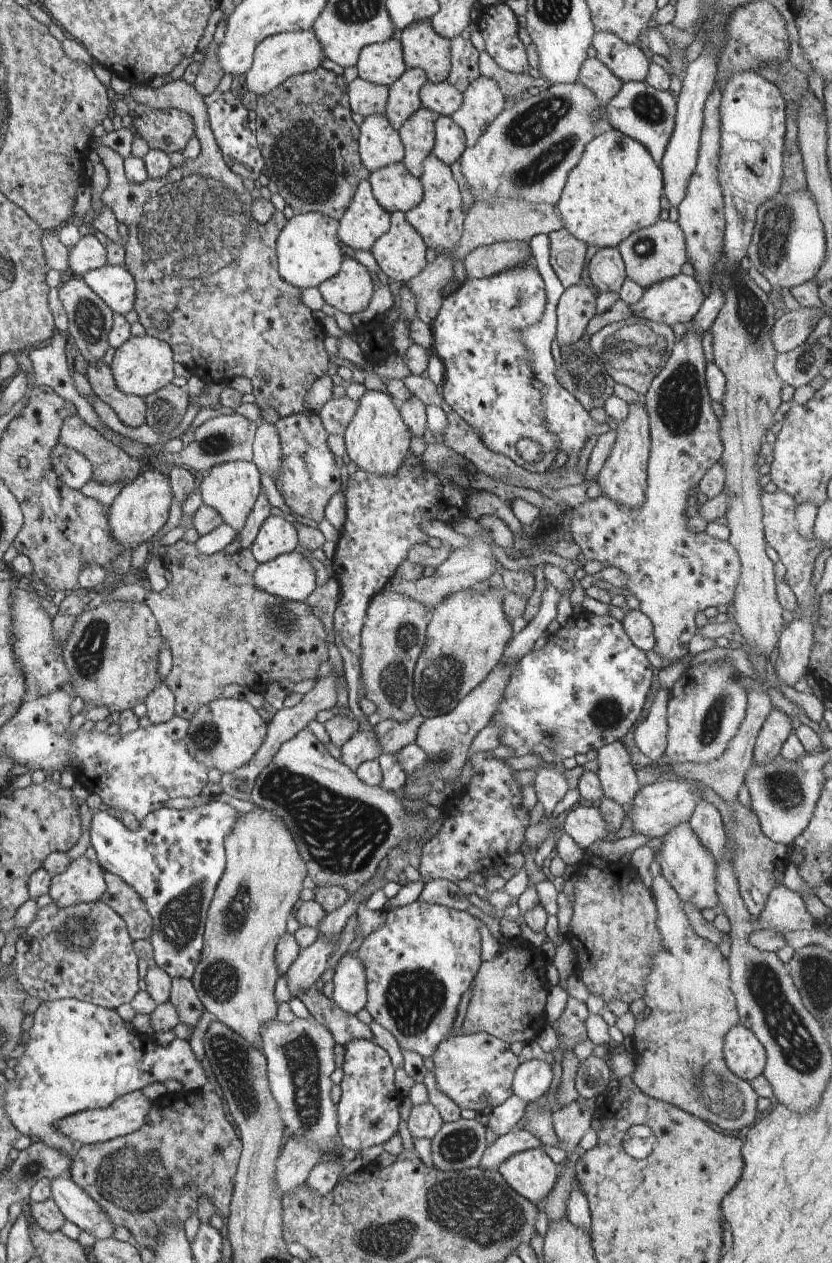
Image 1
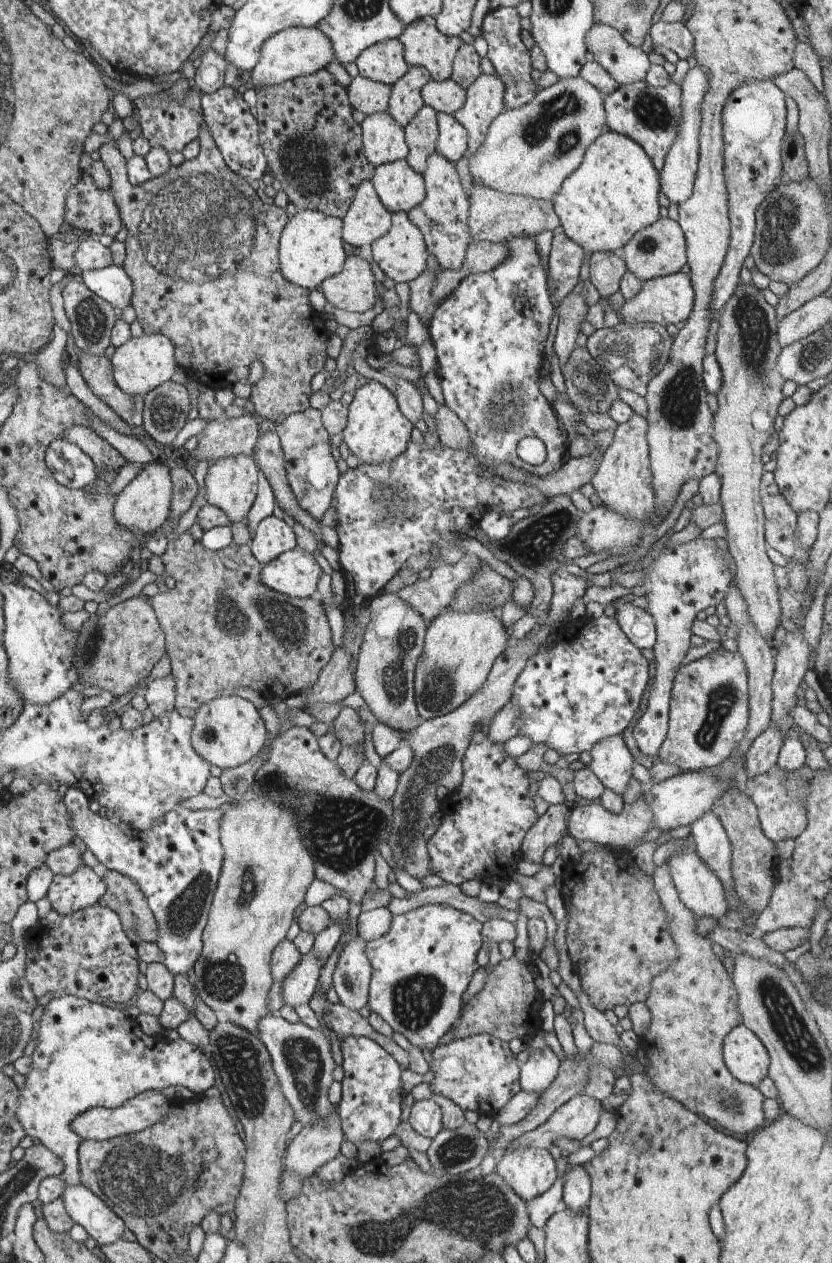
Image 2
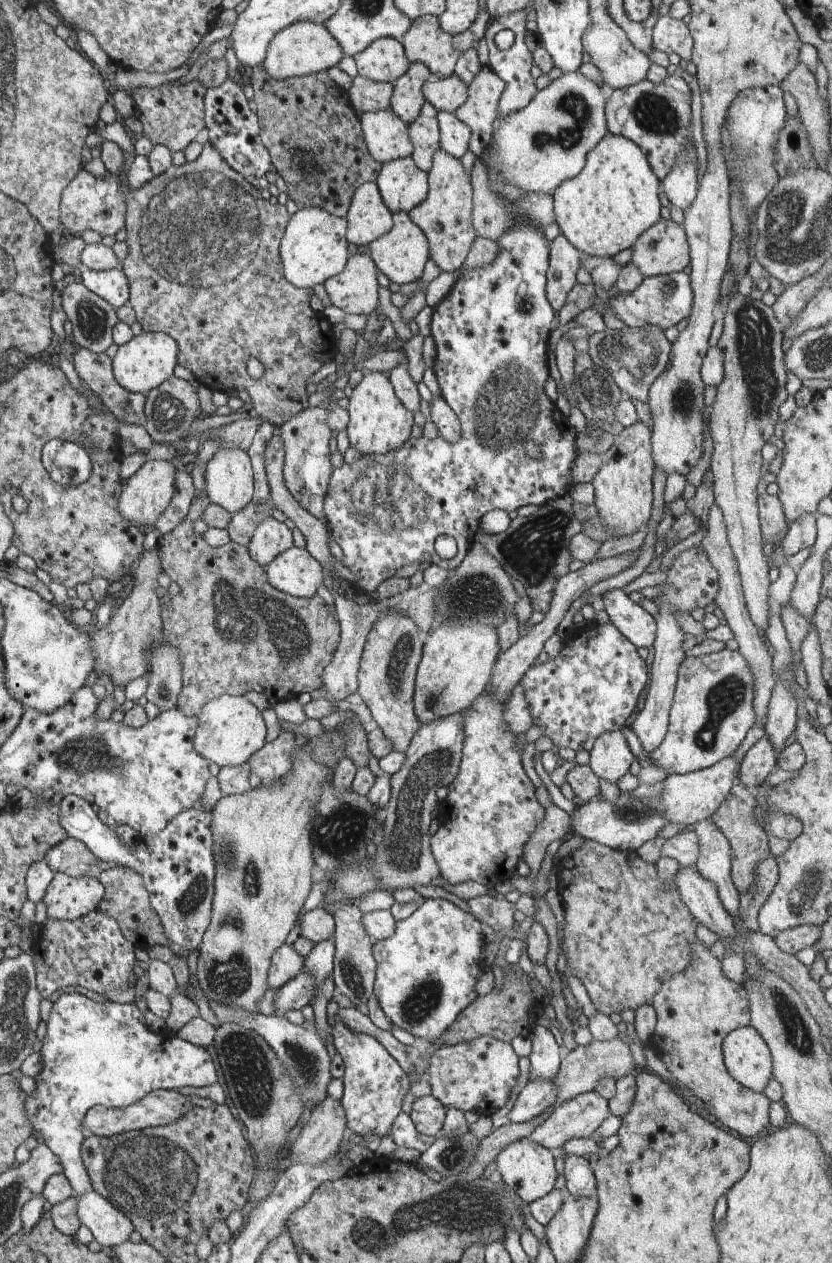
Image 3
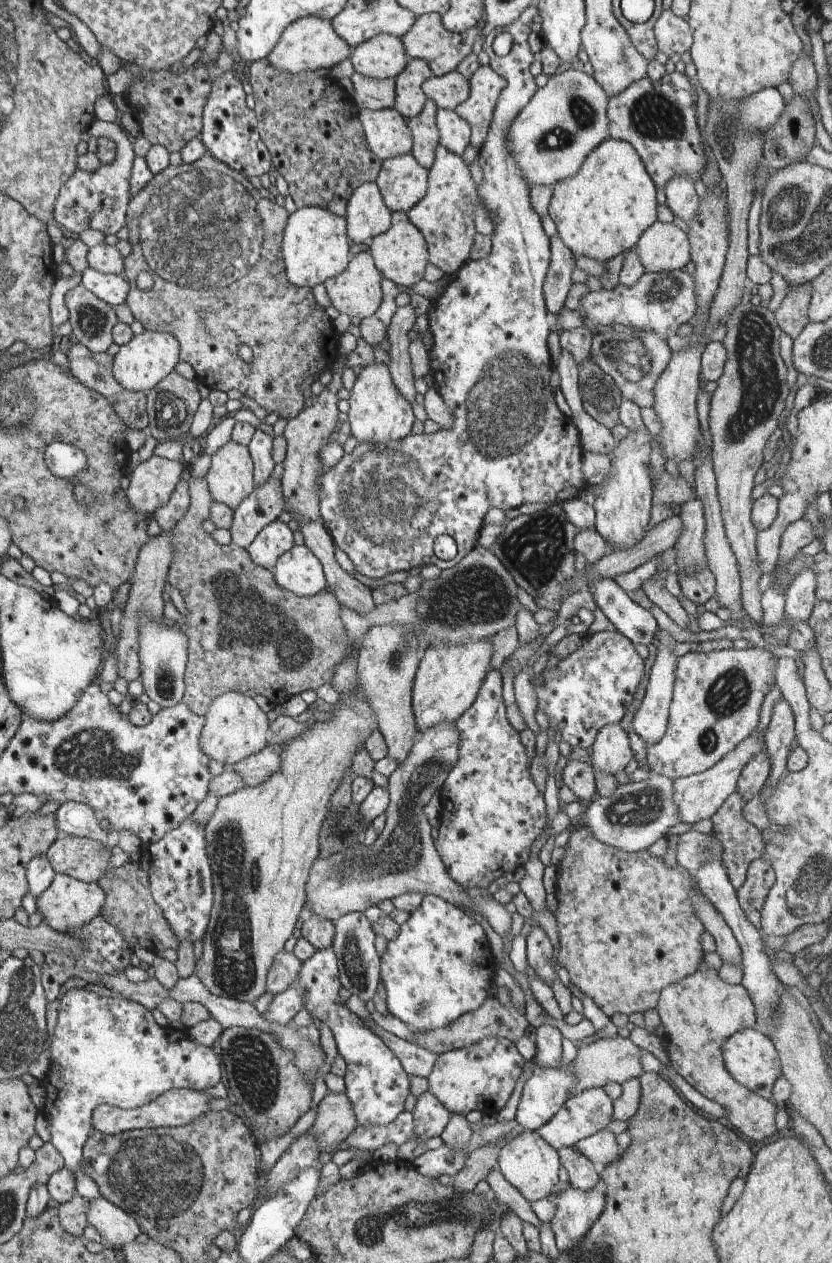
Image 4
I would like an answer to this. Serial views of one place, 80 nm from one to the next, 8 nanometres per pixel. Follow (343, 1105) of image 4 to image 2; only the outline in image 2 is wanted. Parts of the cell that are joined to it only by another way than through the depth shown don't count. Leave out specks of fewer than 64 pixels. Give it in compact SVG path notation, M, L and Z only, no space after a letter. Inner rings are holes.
M336 1106L331 1108L329 1116L319 1118L313 1126L304 1126L293 1137L291 1145L287 1146L286 1158L283 1158L283 1166L287 1168L285 1174L295 1178L311 1178L315 1171L325 1162L330 1161L339 1154L340 1144L343 1140Z

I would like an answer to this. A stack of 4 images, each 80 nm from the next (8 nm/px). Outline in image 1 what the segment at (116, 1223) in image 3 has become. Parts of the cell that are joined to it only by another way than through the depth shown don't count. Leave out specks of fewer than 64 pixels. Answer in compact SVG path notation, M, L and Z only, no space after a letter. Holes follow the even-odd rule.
M61 1176L50 1181L50 1199L58 1206L64 1219L75 1224L79 1231L91 1234L95 1240L112 1237L115 1227L111 1220L77 1184Z

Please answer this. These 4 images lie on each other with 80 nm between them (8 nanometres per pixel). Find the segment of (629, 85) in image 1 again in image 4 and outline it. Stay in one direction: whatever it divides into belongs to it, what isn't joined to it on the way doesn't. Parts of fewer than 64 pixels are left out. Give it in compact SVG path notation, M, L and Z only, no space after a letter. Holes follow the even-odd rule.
M675 71L660 80L641 78L608 98L608 137L625 140L635 148L655 187L665 185L673 174L685 175L694 182L704 172L706 155L697 128L696 99L687 76Z

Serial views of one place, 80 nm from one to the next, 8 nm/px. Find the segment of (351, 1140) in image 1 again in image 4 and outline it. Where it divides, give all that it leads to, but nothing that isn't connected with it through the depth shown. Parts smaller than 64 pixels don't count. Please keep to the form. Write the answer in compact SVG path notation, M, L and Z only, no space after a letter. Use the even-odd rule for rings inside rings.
M333 947L315 950L301 966L294 984L303 994L304 1009L331 1031L337 1053L345 1061L344 1094L351 1104L355 1126L385 1126L393 1122L404 1111L405 1098L410 1094L407 1074L378 1036L363 1026L363 1022L353 1012L349 1012L343 1002L339 1002L337 994L342 984L339 983L337 956L334 955Z

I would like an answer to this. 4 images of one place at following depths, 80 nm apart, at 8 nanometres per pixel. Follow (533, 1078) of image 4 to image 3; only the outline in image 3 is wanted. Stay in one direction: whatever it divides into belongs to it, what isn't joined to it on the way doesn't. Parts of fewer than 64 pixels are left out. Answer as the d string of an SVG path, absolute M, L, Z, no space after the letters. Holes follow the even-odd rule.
M531 1080L517 1094L517 1098L507 1114L509 1123L523 1123L533 1120L541 1112L545 1112L553 1102L557 1088L551 1084L552 1080Z

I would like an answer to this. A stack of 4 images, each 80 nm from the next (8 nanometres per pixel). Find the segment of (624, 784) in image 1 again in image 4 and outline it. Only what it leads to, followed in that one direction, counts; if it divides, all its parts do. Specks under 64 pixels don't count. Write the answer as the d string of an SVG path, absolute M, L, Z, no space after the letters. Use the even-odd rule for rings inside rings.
M607 724L595 735L591 748L591 768L594 772L616 775L632 759L625 730L619 724Z

